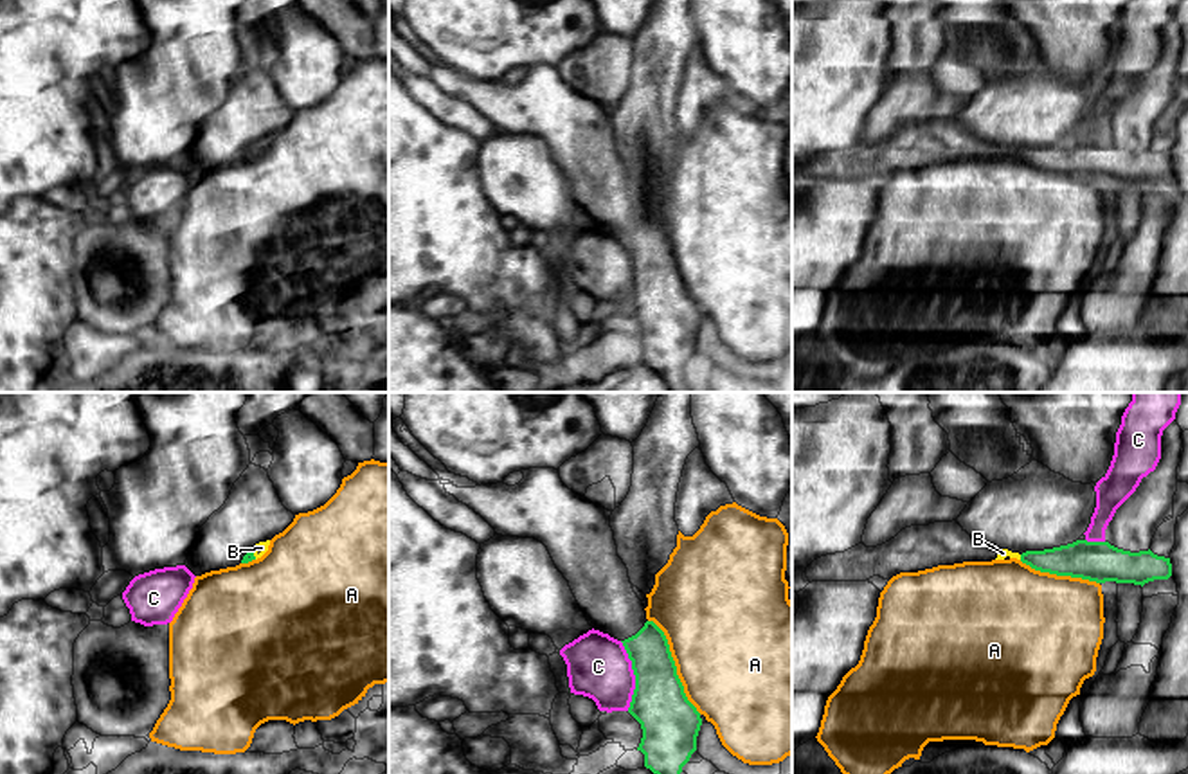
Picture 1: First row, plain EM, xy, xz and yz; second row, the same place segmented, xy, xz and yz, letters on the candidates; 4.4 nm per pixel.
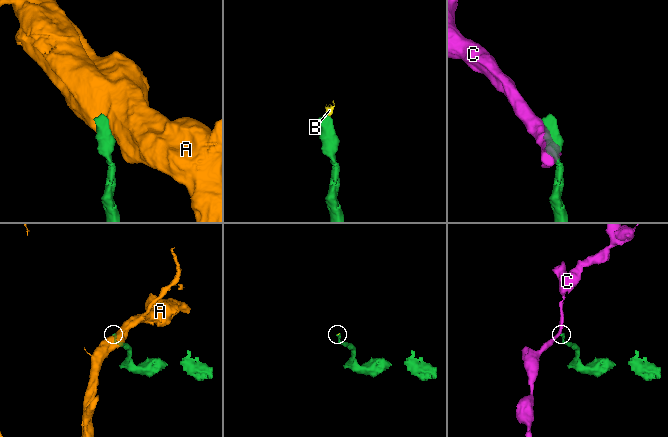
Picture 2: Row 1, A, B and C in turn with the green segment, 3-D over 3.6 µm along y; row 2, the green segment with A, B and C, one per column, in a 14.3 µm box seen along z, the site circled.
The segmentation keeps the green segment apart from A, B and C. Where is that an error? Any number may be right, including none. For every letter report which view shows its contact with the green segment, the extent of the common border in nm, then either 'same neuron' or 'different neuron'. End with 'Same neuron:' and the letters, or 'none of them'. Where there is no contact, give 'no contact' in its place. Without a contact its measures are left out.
A: contact in xz; length 480 nm; different neuron
B: contact in xy; length 50 nm; same neuron
C: contact in xz; length 320 nm; different neuron
Same neuron: B

